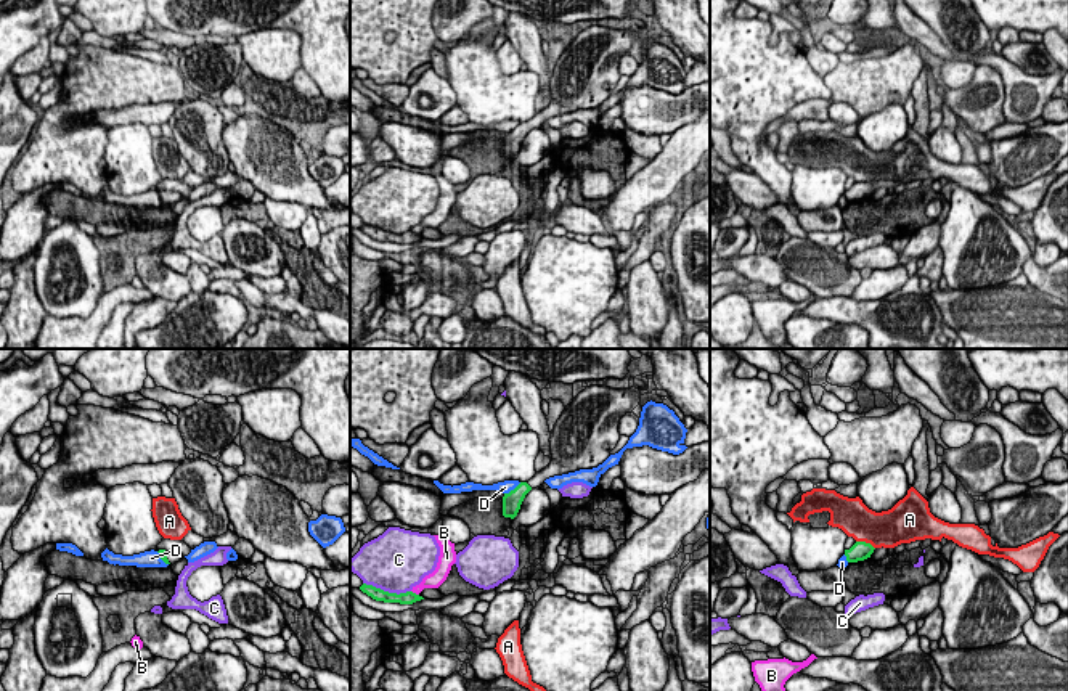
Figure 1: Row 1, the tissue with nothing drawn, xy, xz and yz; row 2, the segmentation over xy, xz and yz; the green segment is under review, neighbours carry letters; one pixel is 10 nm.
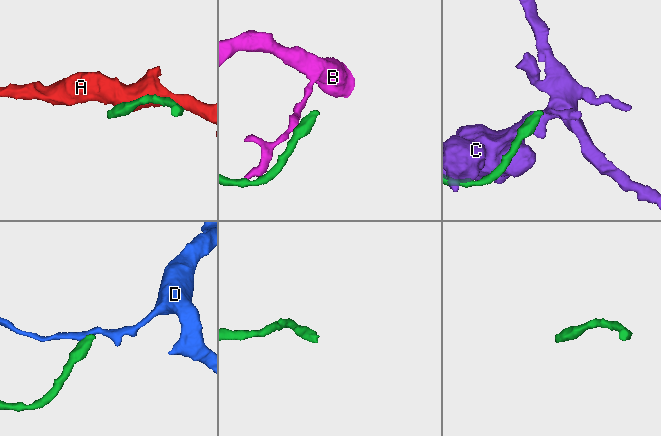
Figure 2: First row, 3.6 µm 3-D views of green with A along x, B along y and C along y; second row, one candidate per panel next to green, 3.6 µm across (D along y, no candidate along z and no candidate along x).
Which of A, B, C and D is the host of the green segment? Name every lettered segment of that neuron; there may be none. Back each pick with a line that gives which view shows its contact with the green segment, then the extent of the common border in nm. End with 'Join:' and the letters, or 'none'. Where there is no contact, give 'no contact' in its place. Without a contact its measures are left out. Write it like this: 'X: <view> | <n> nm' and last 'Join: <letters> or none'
Join: none

